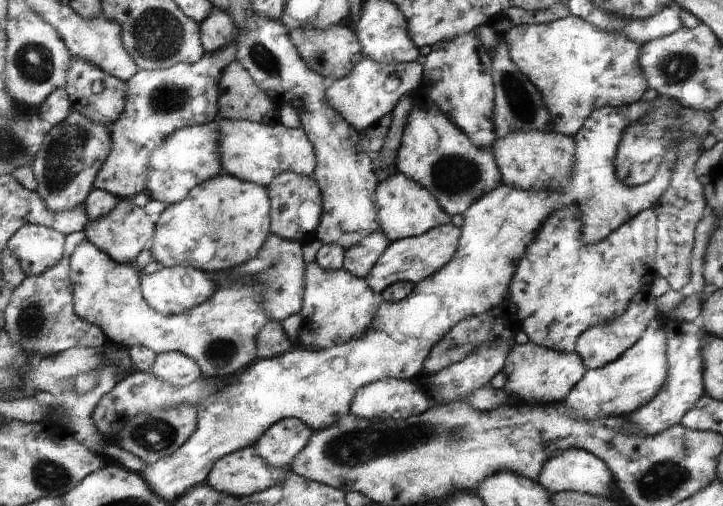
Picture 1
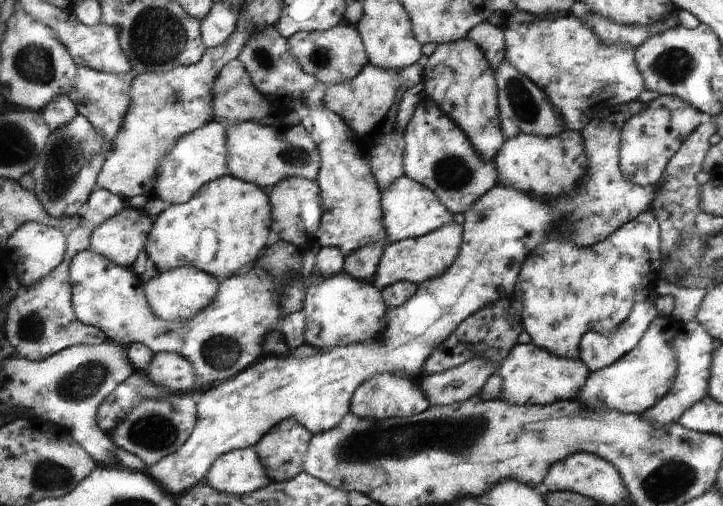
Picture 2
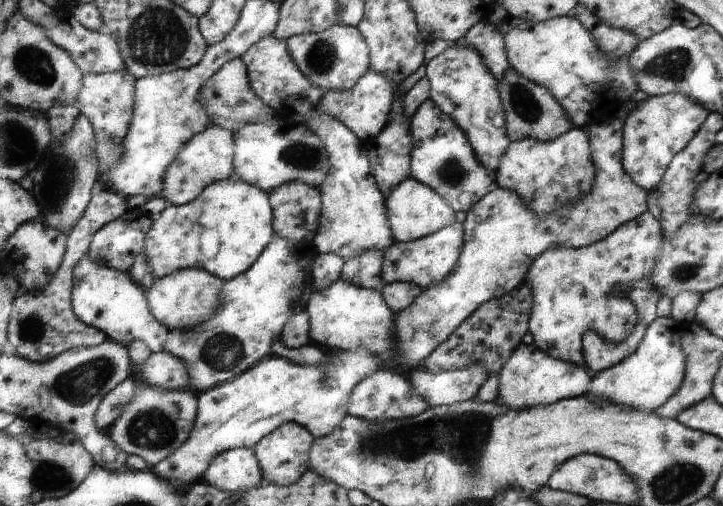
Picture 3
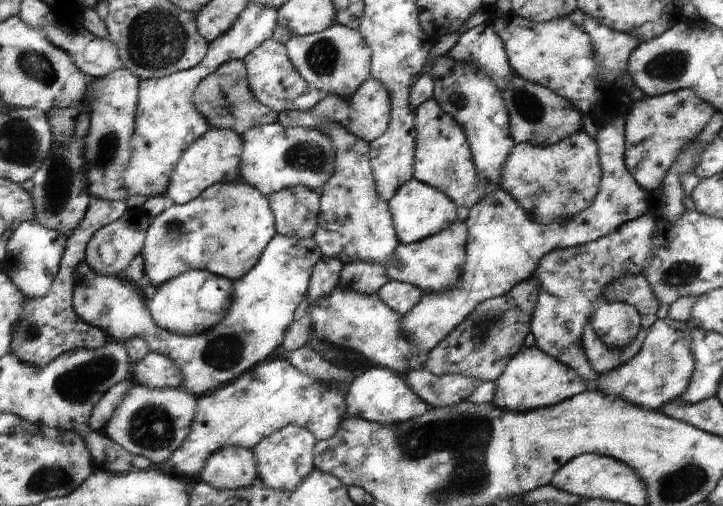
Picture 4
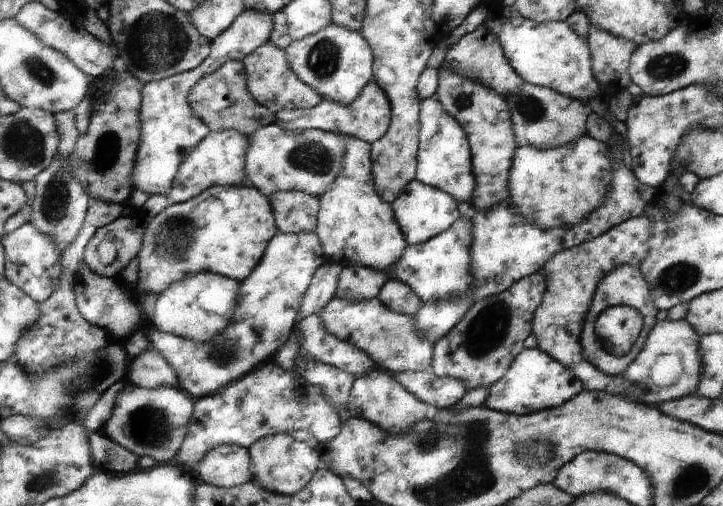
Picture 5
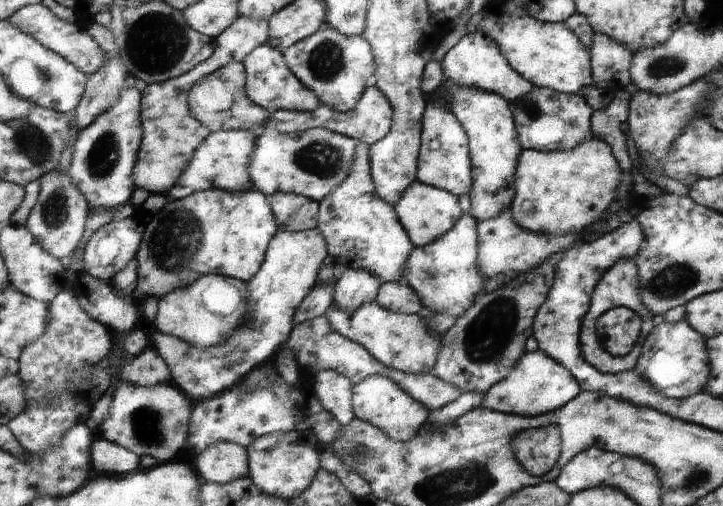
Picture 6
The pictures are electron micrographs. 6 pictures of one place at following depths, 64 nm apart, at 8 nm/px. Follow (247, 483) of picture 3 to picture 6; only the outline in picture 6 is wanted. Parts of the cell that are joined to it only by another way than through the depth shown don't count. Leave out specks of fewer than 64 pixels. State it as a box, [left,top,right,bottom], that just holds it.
[196,440,249,484]

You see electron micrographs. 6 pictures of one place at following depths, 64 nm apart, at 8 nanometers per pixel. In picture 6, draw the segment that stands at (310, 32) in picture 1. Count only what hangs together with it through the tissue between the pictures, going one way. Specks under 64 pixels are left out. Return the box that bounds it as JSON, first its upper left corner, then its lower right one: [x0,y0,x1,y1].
[283,24,377,112]

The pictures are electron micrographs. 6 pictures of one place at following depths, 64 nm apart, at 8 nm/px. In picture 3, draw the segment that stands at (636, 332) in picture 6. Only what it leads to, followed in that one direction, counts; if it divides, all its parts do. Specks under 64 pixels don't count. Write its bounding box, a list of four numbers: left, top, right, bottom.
[524,209,664,368]

